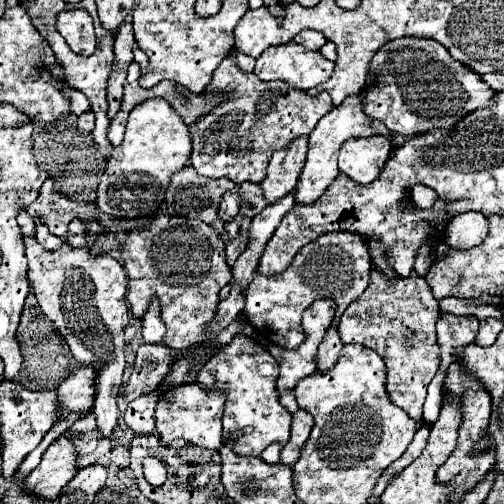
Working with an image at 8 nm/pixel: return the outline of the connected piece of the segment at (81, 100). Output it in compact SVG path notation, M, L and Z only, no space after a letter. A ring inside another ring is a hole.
M65 89L65 95L67 95L69 101L71 101L71 113L81 115L81 113L85 113L85 111L91 109L91 103L89 103L89 99L87 99L83 93L77 93L77 95L75 95L73 89Z

